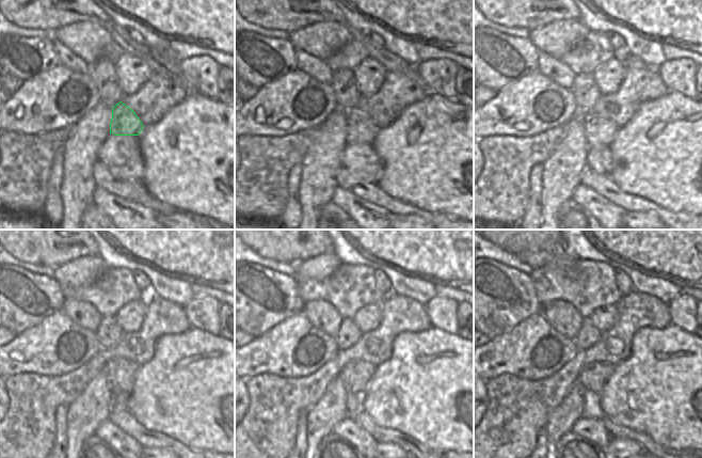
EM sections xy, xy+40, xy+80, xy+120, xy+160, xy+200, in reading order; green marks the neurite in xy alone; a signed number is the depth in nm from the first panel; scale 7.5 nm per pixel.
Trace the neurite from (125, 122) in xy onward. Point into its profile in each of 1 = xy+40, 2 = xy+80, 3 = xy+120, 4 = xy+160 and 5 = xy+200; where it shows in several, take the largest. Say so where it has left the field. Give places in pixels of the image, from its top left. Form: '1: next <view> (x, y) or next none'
1: next xy+40 (361, 129)
2: next xy+80 (600, 131)
3: next xy+120 (120, 373)
4: next xy+160 (355, 375)
5: next xy+200 (593, 376)

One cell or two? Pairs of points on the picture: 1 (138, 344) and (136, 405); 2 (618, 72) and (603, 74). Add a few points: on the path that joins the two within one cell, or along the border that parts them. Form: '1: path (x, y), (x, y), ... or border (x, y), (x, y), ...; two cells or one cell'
1: border (154, 344), (154, 356), (140, 366); two cells
2: path (615, 72), (606, 74); one cell

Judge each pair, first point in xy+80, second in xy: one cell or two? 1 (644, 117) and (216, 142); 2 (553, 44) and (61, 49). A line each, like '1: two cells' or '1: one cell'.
1: one cell
2: two cells

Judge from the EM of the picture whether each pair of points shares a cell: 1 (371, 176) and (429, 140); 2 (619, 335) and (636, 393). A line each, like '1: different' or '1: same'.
1: different
2: different

